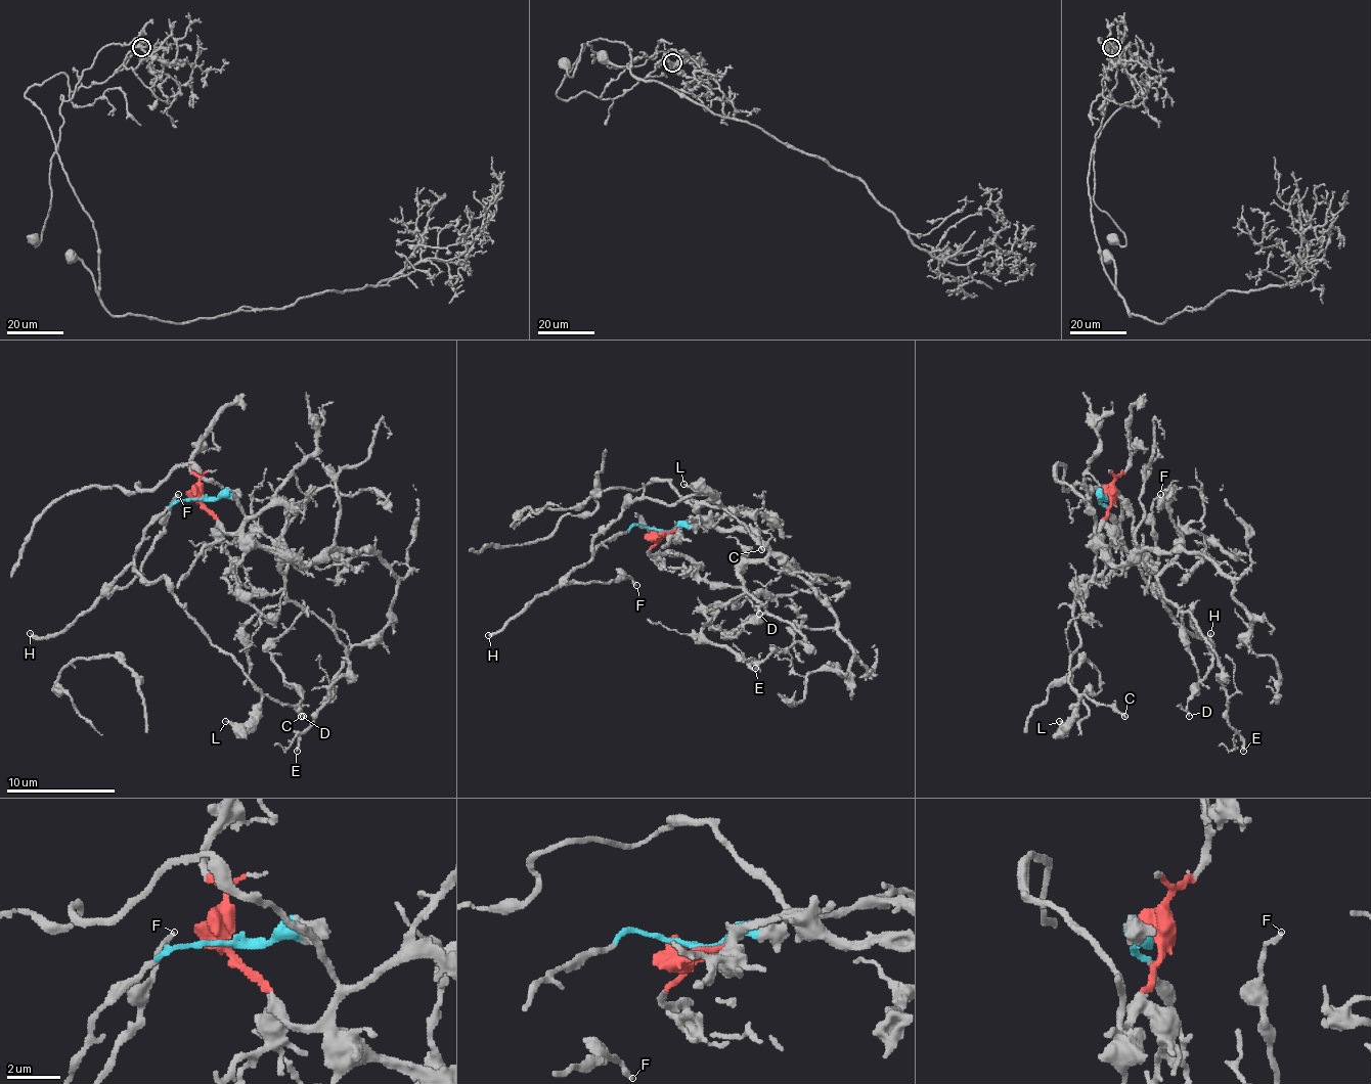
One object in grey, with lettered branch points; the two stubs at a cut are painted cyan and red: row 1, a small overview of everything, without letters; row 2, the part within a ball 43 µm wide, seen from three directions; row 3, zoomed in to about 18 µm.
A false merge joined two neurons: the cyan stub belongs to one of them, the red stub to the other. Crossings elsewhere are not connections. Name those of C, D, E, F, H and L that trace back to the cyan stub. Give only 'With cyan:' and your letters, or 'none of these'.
With cyan: C, F, H, L

